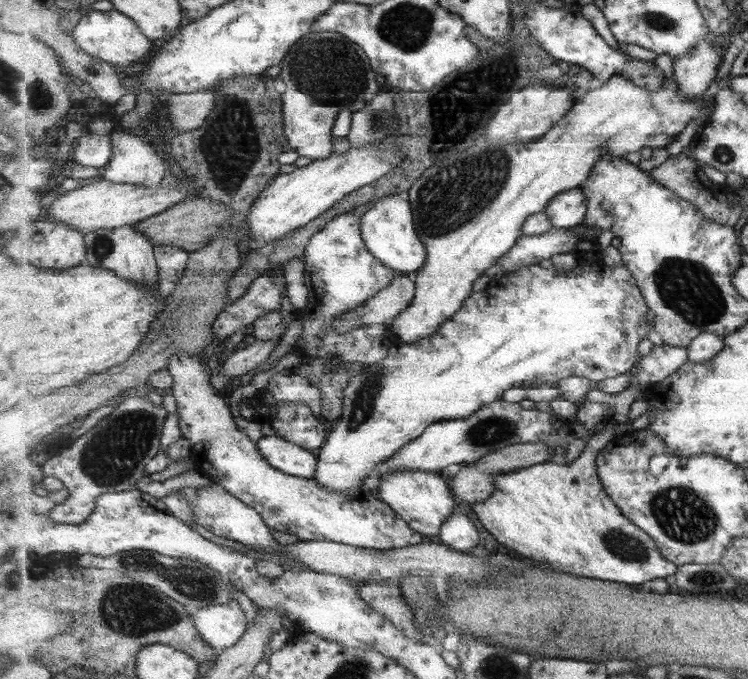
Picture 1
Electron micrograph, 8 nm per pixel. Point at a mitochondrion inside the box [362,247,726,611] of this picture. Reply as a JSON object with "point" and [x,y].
{"point":[684,515]}

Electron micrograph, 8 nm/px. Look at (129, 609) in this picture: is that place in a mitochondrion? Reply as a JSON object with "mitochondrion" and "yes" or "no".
{"mitochondrion":"yes"}

